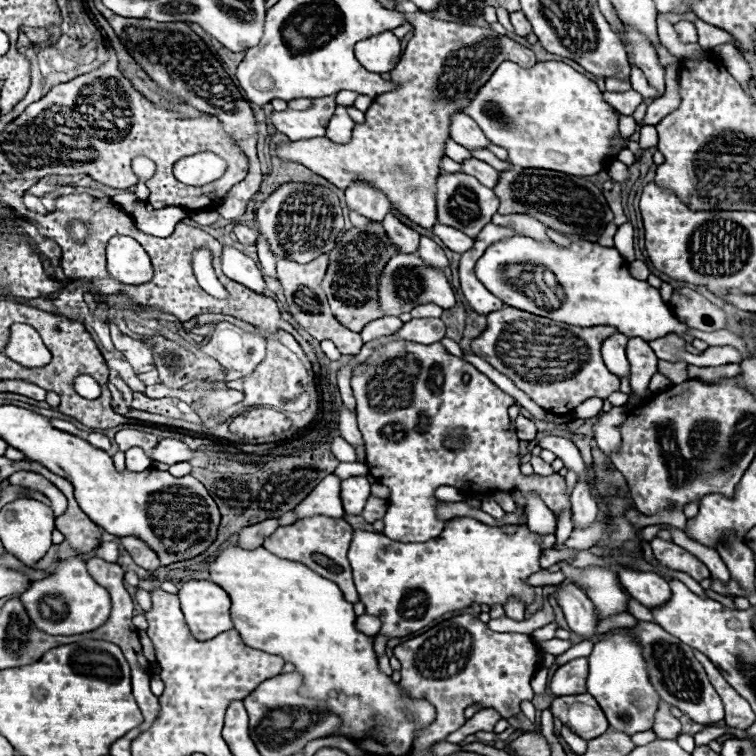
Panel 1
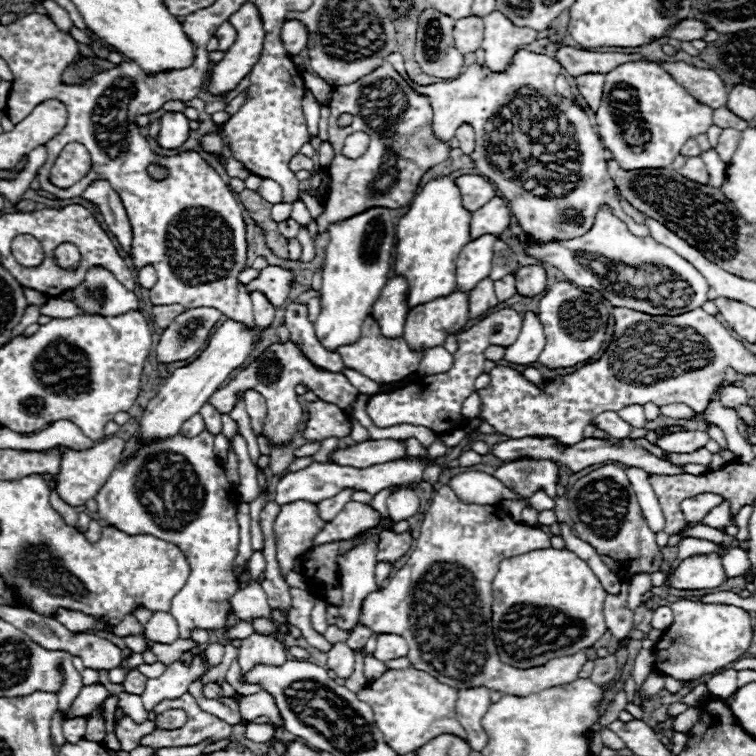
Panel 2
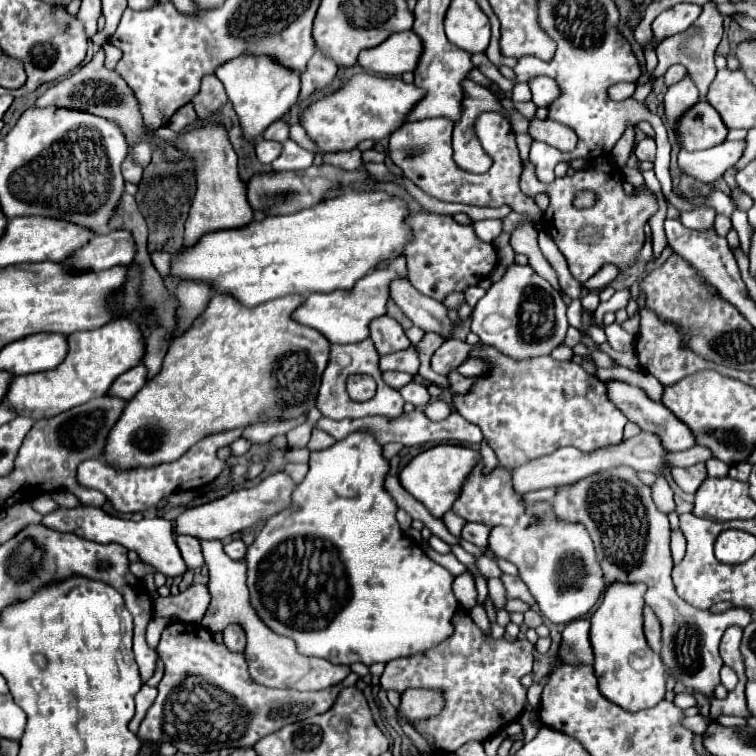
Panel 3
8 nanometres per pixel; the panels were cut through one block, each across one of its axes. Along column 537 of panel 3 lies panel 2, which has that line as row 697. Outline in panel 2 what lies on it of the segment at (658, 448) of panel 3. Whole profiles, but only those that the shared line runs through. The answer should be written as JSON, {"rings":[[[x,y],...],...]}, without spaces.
{"rings":[[[468,688],[458,692],[456,712],[462,728],[468,734],[468,744],[474,752],[482,752],[482,748],[488,744],[486,732],[482,728],[482,716],[490,708],[490,690],[488,688]]]}

